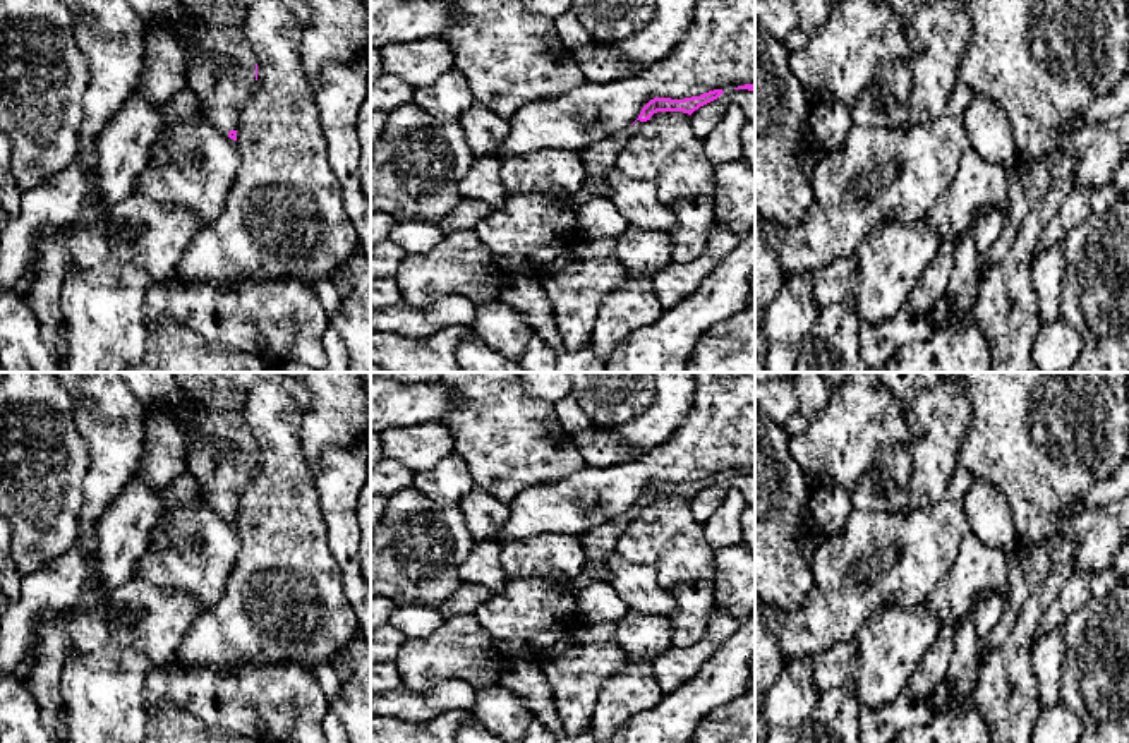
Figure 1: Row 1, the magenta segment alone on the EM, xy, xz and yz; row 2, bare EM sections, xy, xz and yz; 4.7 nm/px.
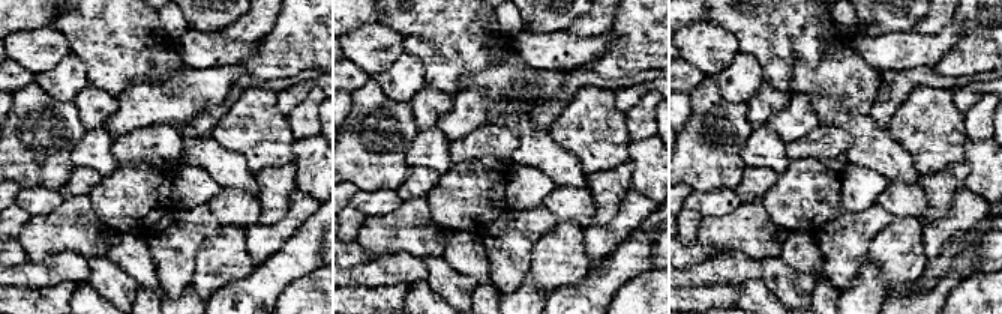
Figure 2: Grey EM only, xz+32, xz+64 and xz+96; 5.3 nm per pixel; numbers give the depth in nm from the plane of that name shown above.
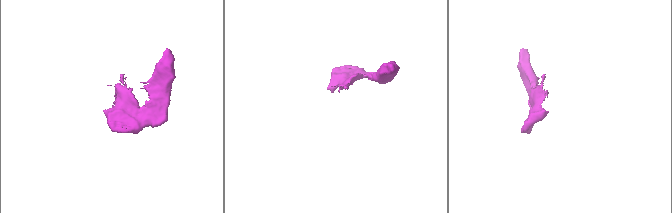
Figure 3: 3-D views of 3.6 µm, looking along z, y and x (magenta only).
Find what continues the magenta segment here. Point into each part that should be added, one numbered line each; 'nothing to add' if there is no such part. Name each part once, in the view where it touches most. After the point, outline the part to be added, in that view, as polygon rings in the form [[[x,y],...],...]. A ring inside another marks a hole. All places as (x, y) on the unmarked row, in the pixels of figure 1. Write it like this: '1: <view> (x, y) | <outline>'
1: xy (220, 398) | [[[173,372],[178,390],[197,408],[192,429],[199,434],[196,446],[187,450],[187,468],[197,479],[206,506],[223,520],[238,513],[240,494],[256,472],[256,441],[245,420],[249,390],[264,381],[292,381],[281,372]]]

